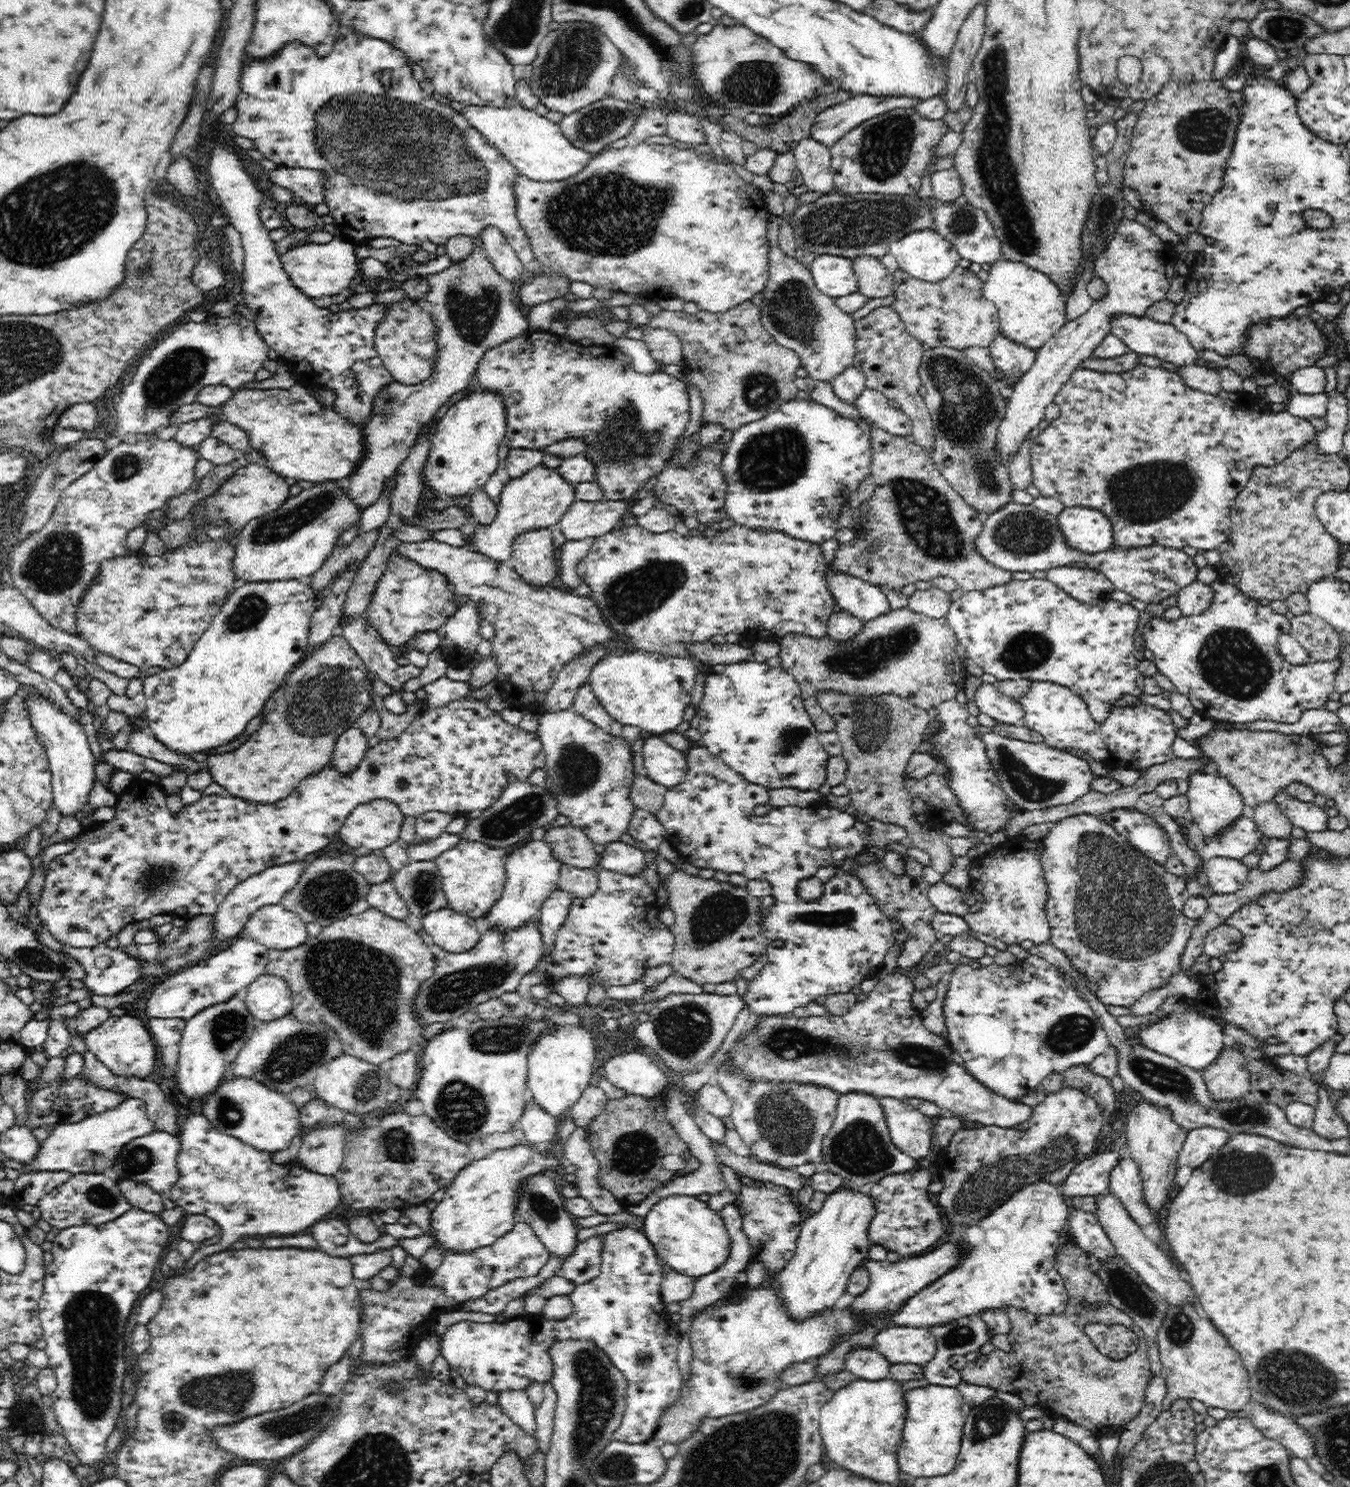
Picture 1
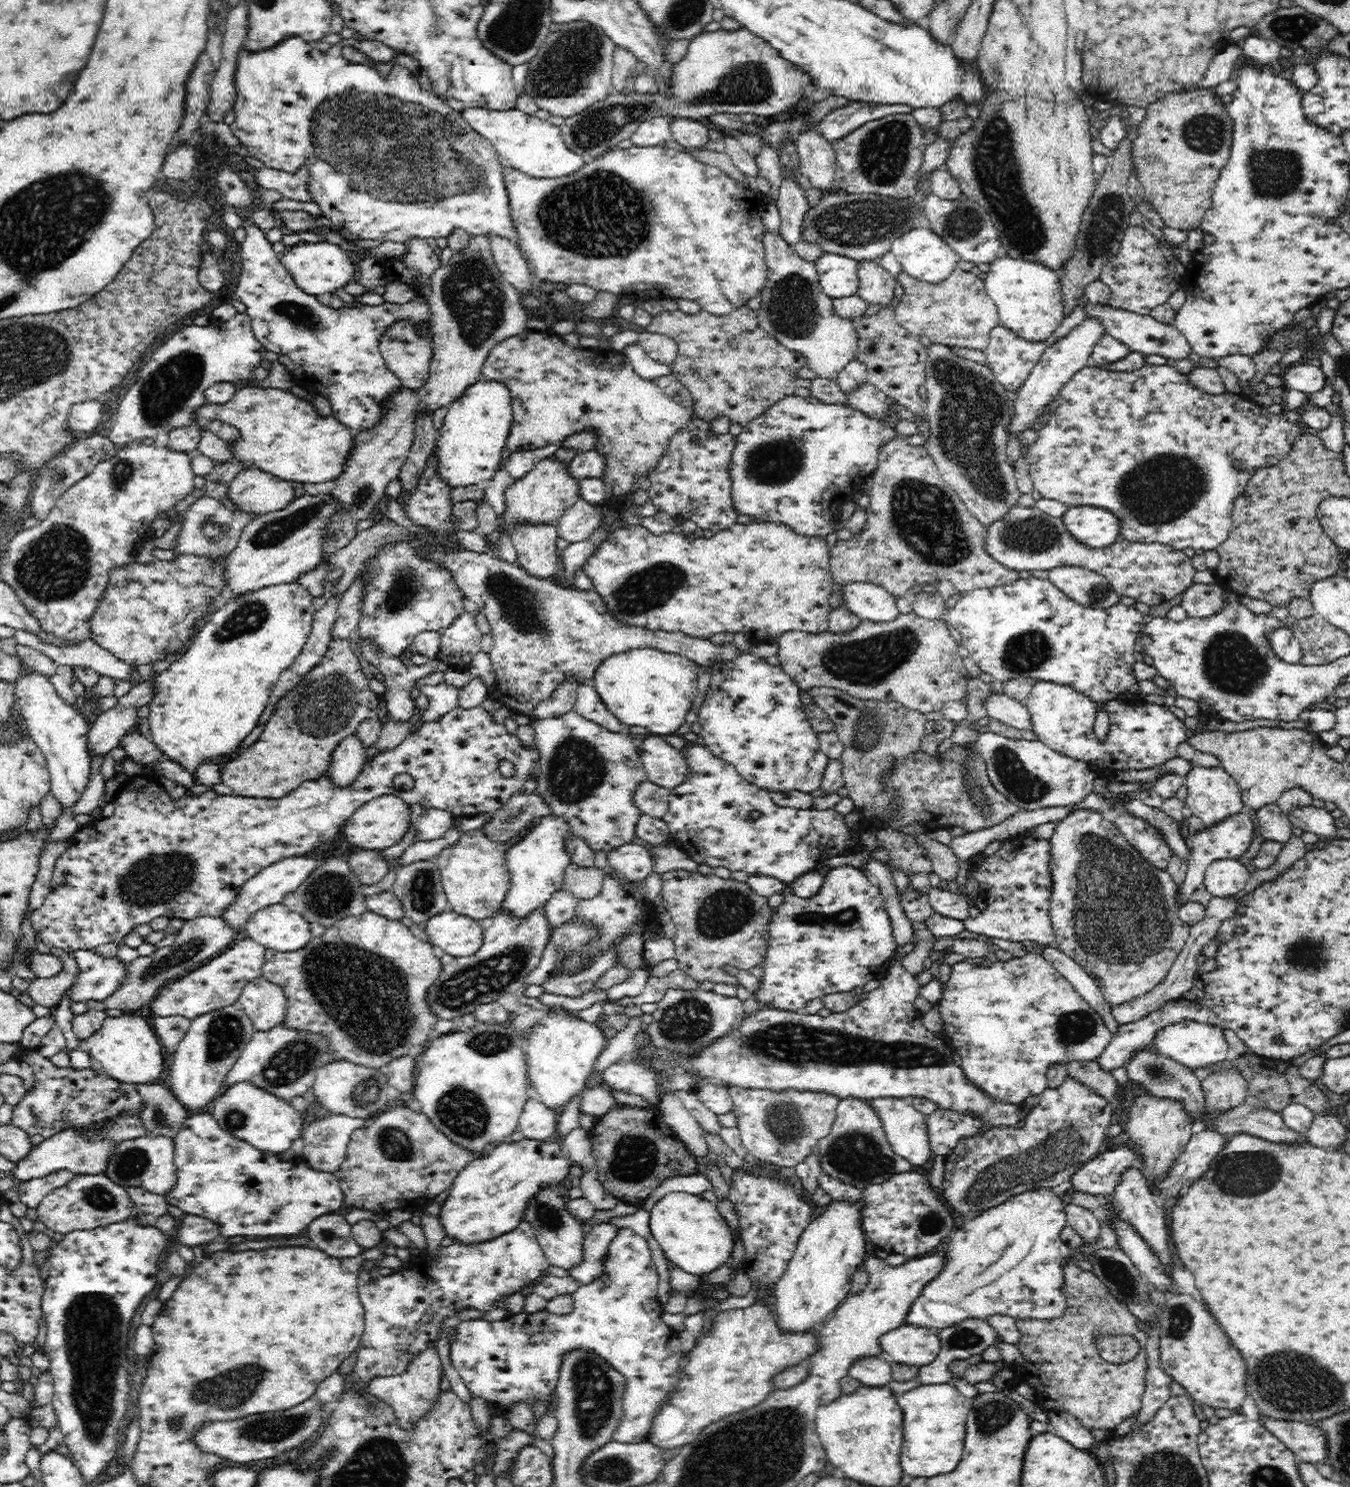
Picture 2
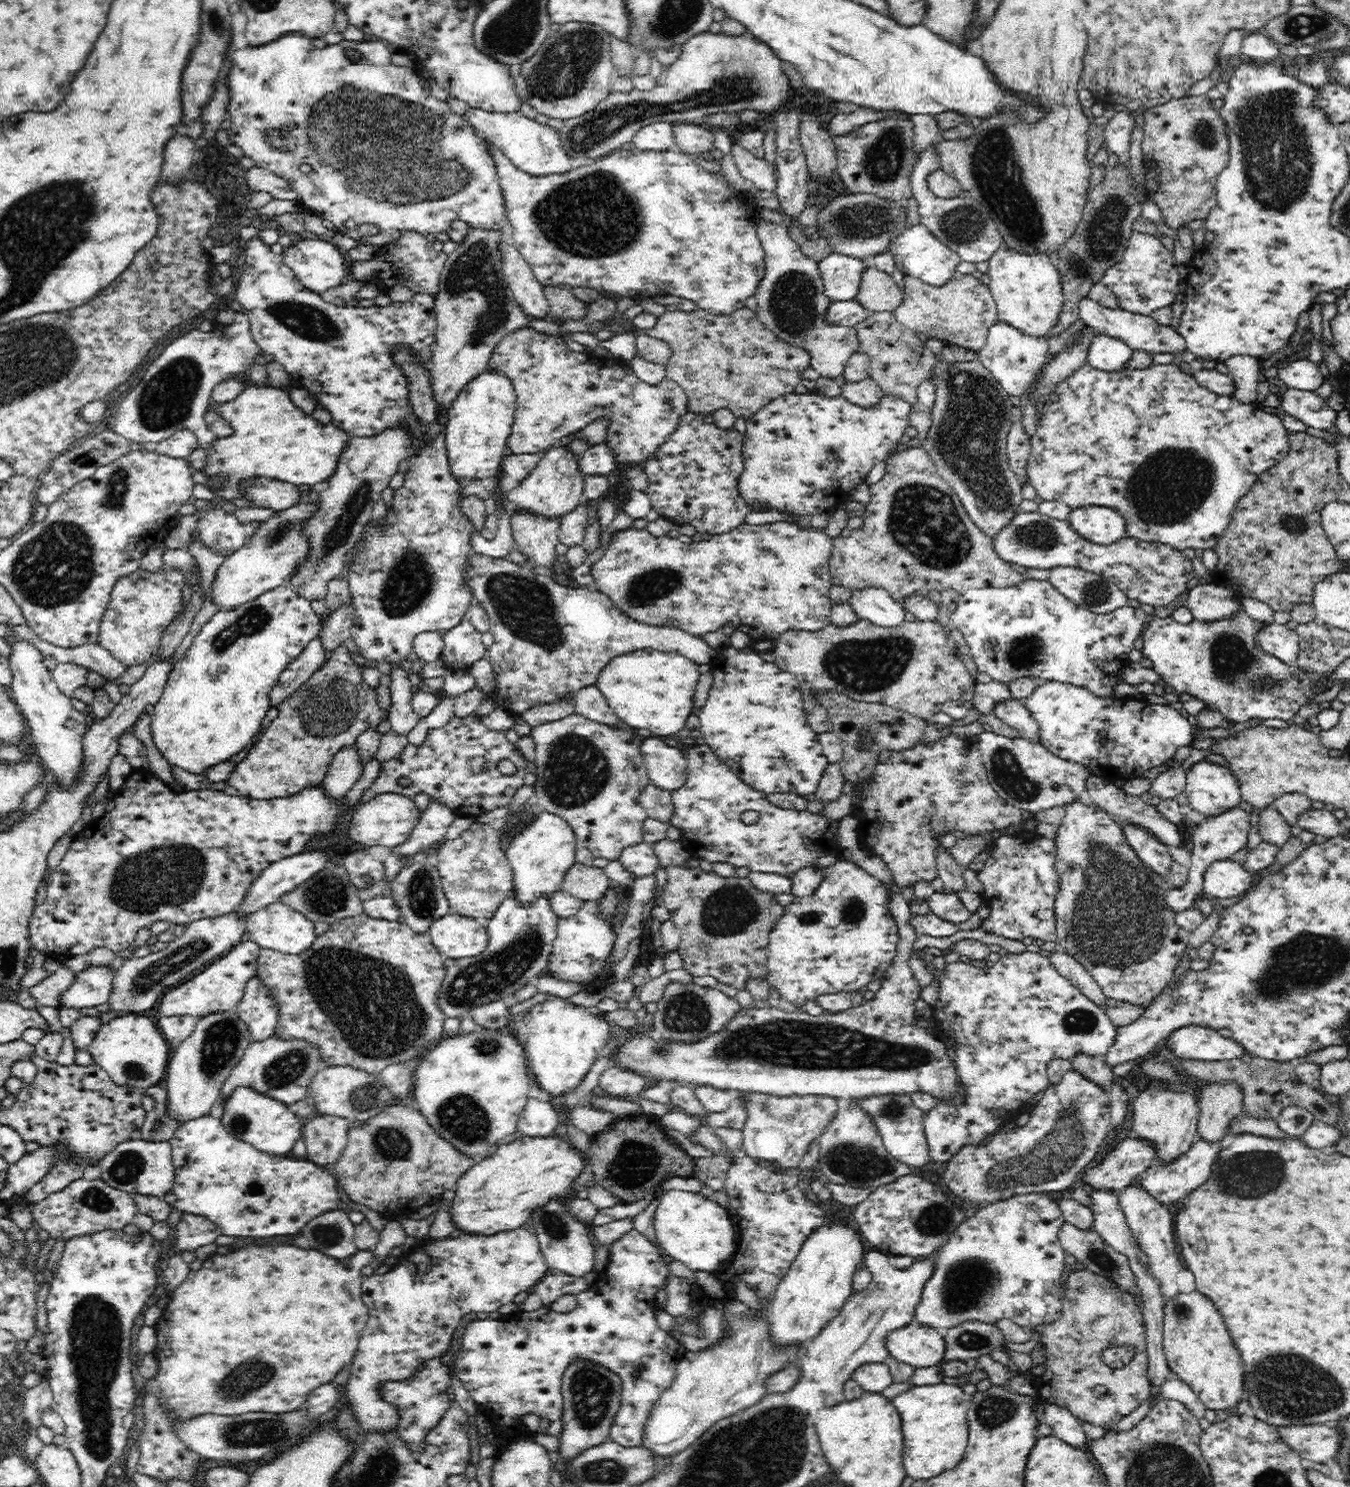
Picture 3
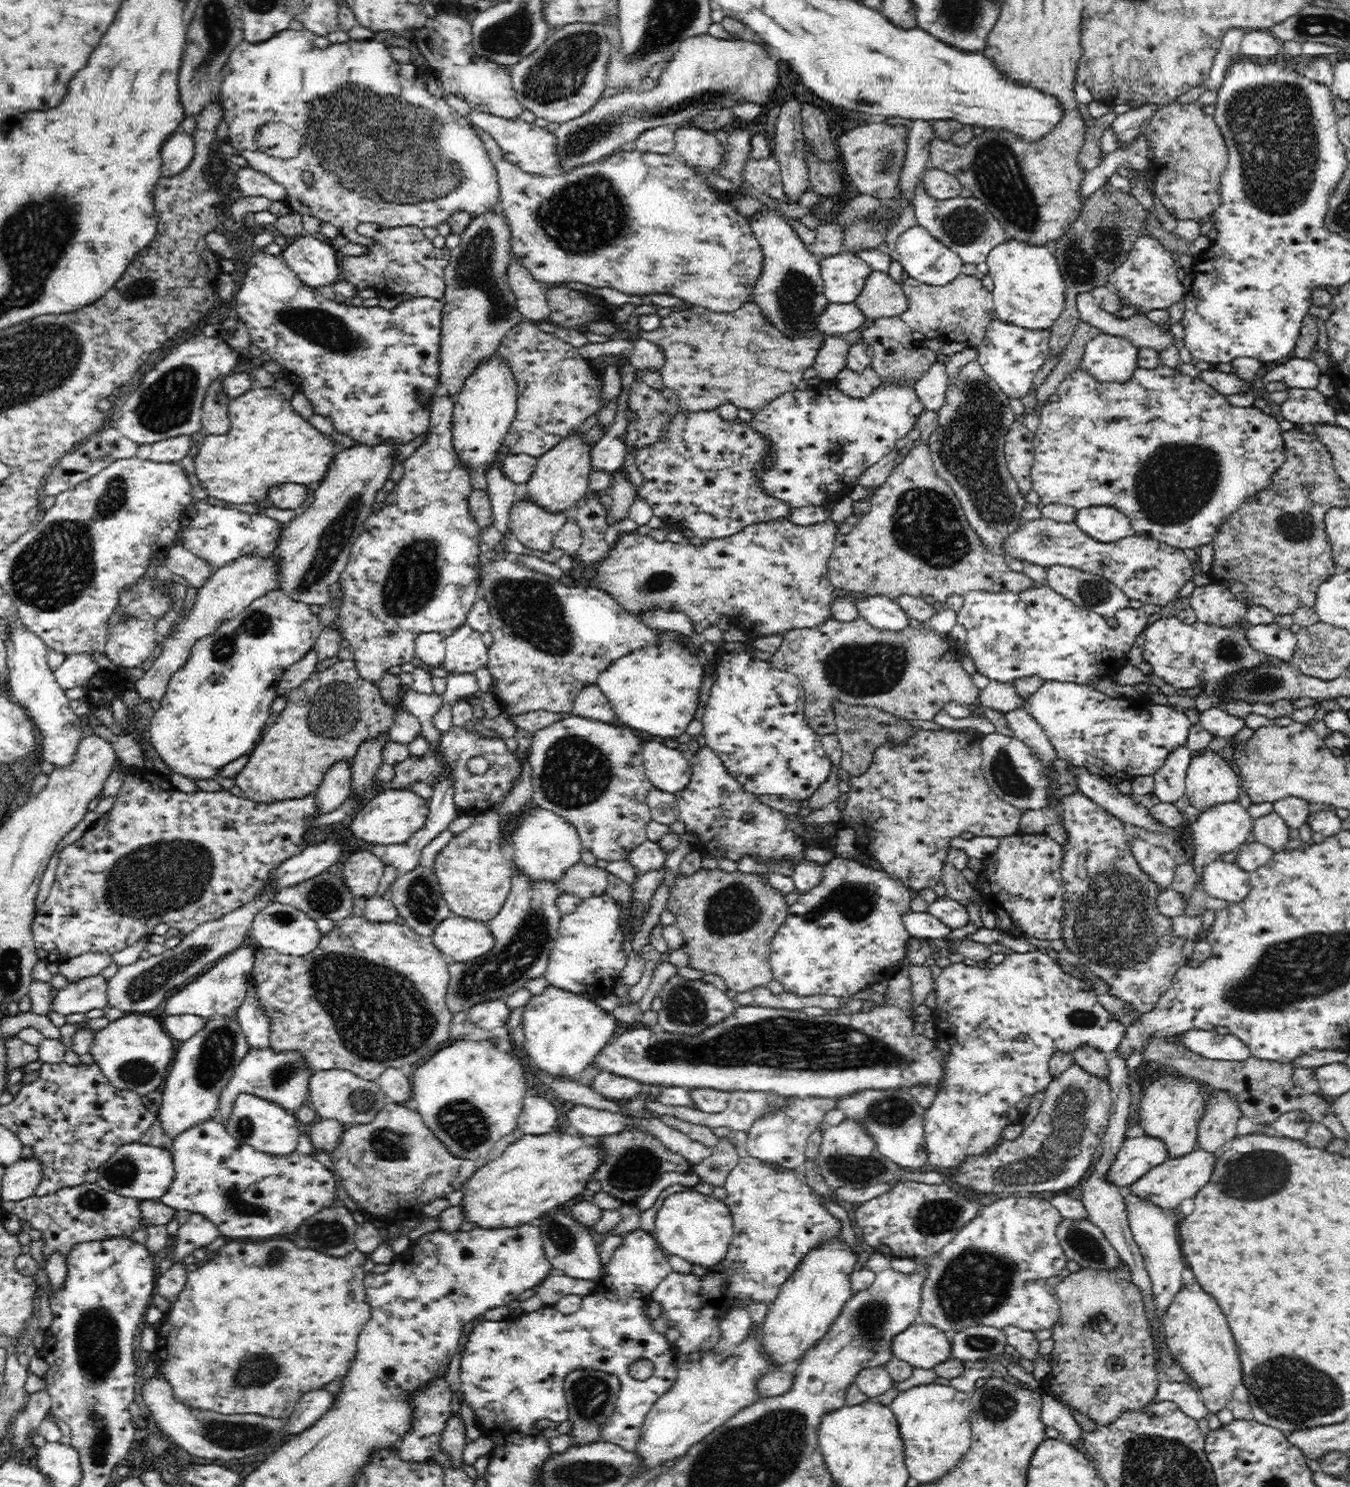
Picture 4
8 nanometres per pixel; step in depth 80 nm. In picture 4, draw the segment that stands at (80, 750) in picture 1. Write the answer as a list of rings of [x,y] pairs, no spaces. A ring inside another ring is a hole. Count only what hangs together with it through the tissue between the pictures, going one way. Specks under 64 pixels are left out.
[[[20,620],[10,623],[8,634],[2,637],[7,650],[7,665],[10,675],[6,682],[10,685],[9,692],[16,698],[19,706],[27,711],[27,715],[42,736],[44,758],[54,766],[70,766],[76,759],[77,748],[86,735],[84,718],[77,716],[70,708],[70,700],[59,686],[54,672],[47,662],[48,647]]]

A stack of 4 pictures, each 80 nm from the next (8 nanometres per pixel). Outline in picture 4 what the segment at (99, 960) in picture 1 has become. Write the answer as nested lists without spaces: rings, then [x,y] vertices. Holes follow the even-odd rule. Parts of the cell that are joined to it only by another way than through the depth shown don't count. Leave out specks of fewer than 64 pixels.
[[[104,975],[86,976],[82,980],[68,983],[63,989],[53,994],[51,1008],[54,1012],[68,1014],[86,1014],[94,1008],[108,1006],[107,979]]]

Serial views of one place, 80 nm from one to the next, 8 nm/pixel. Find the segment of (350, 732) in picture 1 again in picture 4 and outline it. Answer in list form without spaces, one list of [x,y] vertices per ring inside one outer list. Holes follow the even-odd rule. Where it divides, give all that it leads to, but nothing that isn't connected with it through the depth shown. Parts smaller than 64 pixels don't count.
[[[338,760],[331,766],[318,788],[318,805],[326,814],[334,812],[352,795],[352,761]]]

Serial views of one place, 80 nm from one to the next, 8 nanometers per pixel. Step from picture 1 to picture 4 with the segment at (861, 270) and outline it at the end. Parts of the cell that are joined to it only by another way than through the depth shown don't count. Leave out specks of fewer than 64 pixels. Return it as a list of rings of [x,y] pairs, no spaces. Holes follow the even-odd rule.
[[[882,271],[870,272],[856,307],[866,319],[898,317],[908,308],[903,286]]]

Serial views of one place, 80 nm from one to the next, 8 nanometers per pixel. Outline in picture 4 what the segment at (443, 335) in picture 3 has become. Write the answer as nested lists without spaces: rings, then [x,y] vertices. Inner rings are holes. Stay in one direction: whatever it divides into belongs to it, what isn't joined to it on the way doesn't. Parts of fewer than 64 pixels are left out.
[[[500,209],[480,219],[472,219],[459,236],[459,247],[451,251],[444,270],[445,291],[441,298],[437,386],[441,393],[452,399],[463,389],[465,380],[476,368],[497,352],[506,333],[525,321],[517,310],[516,297],[510,290],[506,276],[511,255],[511,228]]]

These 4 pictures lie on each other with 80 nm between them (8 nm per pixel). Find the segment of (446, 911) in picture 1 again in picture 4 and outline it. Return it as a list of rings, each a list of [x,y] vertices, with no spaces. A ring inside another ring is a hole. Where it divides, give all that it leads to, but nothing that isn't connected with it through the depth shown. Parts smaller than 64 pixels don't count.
[[[457,915],[439,921],[430,941],[442,954],[450,956],[453,962],[478,958],[494,945],[487,923]]]

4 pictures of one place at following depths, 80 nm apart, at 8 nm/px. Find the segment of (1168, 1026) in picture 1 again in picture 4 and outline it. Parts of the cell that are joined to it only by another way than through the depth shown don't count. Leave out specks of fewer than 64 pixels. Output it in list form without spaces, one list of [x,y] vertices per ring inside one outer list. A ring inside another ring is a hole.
[[[1194,1028],[1182,1036],[1186,1049],[1212,1060],[1240,1061],[1250,1056],[1250,1049],[1232,1034]]]

